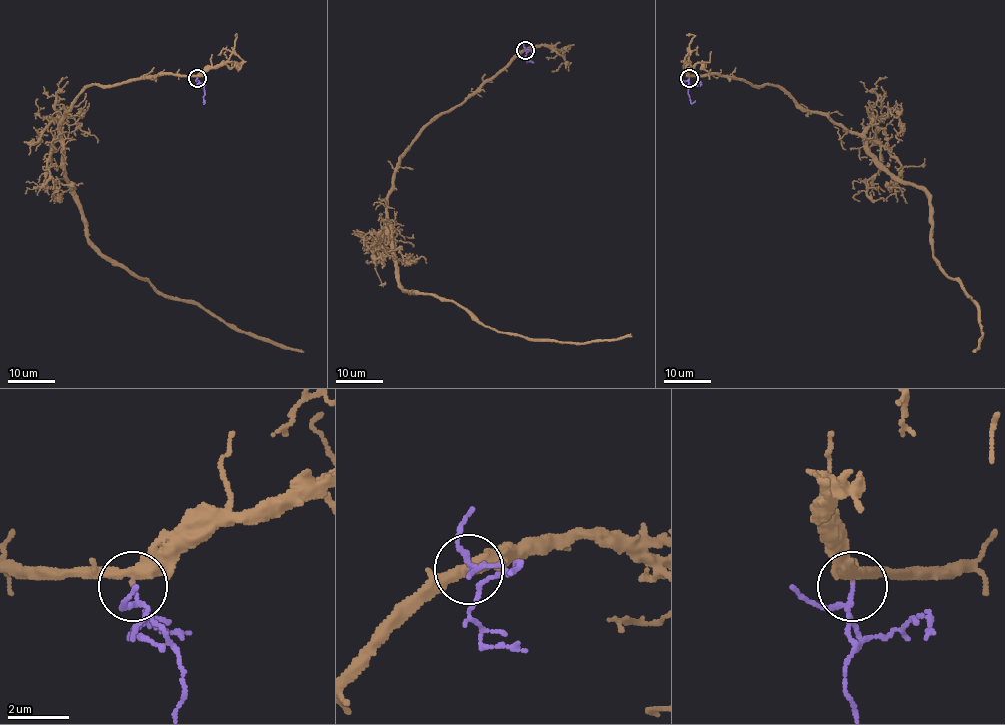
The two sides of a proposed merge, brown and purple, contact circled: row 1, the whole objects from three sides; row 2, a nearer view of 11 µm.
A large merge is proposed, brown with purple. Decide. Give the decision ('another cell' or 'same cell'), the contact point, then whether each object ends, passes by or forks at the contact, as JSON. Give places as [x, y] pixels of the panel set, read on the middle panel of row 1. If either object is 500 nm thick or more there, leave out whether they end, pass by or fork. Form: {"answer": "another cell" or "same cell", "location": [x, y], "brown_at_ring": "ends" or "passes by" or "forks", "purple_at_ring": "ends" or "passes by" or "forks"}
{"answer": "same cell", "location": [525, 50], "brown_at_ring": "passes by", "purple_at_ring": "passes by"}

